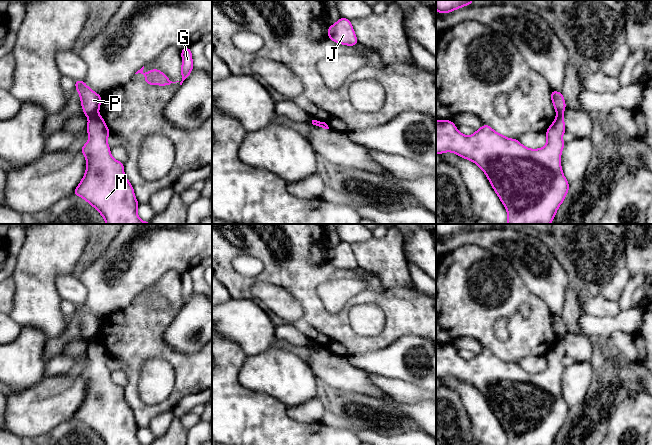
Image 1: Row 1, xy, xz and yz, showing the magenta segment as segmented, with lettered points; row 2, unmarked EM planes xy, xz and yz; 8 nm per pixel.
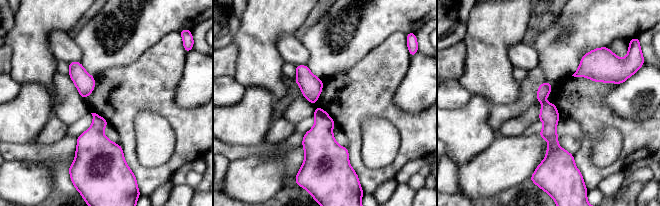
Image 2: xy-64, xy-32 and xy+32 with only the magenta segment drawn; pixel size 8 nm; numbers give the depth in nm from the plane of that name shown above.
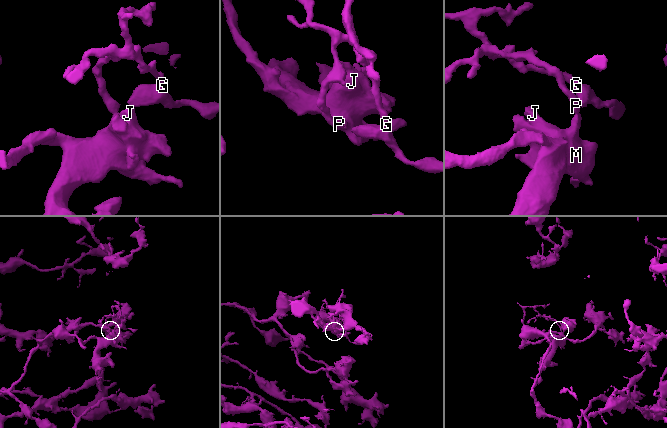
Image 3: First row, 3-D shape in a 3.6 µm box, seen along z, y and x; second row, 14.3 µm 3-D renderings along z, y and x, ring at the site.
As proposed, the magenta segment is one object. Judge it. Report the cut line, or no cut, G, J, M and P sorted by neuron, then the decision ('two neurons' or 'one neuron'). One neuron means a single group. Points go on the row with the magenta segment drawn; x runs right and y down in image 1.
cut xy (97, 113), (88, 117); groups G P / J M; two neurons

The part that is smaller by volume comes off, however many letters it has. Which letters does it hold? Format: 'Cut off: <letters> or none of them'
Cut off: G, P

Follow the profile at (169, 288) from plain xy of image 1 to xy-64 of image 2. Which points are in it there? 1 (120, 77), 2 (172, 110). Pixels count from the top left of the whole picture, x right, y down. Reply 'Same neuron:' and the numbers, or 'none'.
Same neuron: 1, 2

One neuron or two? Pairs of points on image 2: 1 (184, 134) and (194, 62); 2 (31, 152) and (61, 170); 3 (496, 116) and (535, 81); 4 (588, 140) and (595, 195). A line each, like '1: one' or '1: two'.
1: two
2: one
3: one
4: two

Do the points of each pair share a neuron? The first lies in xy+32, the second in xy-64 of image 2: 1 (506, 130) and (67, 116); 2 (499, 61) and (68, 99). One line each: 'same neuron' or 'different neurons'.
1: different neurons
2: different neurons

